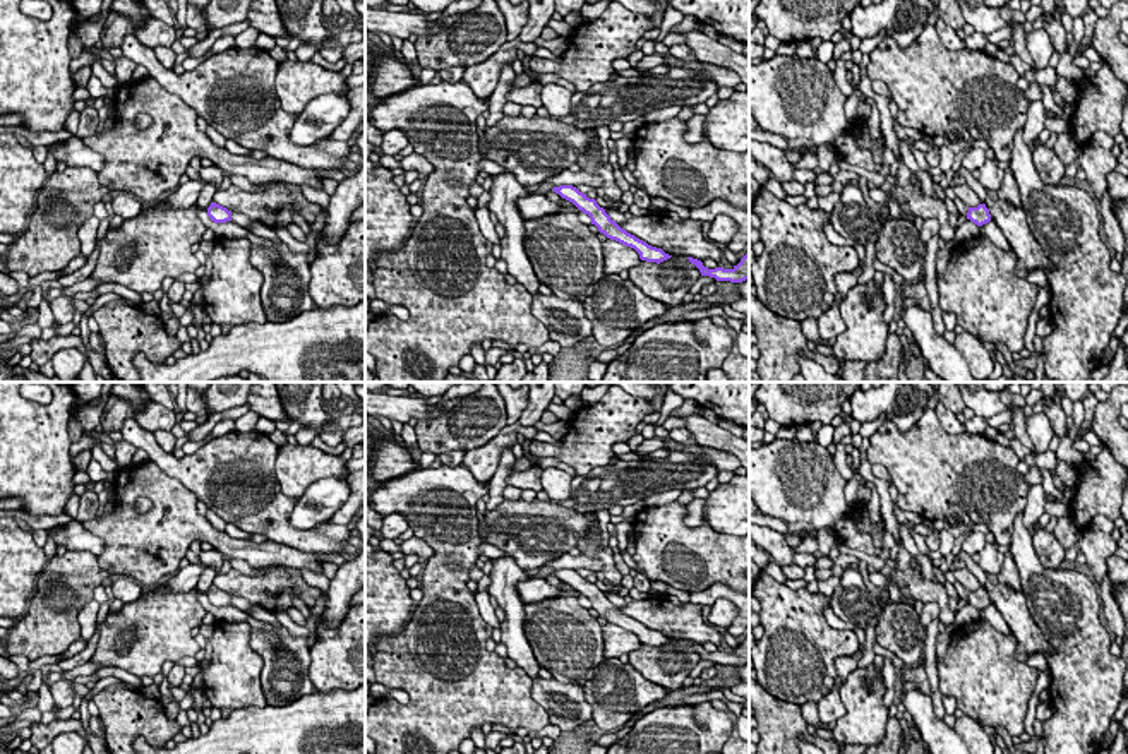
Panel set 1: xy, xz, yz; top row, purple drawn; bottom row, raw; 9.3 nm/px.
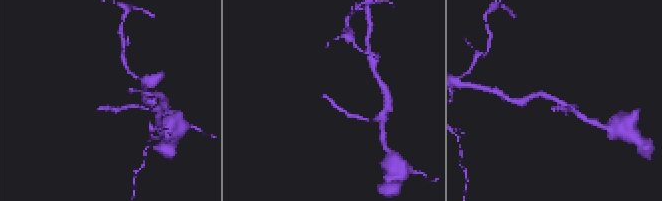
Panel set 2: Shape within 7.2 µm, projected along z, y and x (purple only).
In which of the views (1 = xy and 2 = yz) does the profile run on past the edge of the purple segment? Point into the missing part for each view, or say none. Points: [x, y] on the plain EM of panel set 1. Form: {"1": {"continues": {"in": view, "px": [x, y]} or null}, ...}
{"1": {"continues": null}, "2": {"continues": null}}

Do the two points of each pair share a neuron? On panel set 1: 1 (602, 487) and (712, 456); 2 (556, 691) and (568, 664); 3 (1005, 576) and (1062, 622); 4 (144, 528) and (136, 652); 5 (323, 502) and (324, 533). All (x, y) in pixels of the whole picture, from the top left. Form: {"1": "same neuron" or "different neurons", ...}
{"1": "different neurons", "2": "different neurons", "3": "different neurons", "4": "different neurons", "5": "different neurons"}

